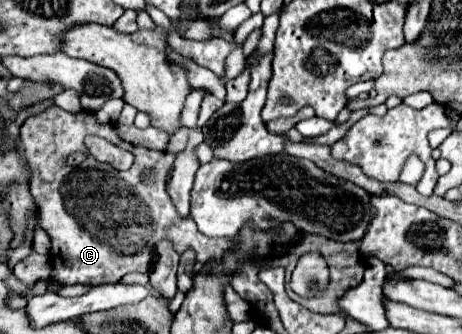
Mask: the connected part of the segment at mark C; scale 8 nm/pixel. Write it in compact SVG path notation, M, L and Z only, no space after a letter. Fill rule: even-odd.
M54 105L54 107L46 109L44 113L26 119L26 123L20 129L20 141L24 145L26 159L32 169L30 195L34 195L34 201L38 203L38 221L50 237L50 263L52 263L50 277L60 285L102 285L102 283L116 283L126 273L132 273L132 271L146 273L152 265L154 247L160 241L170 241L174 251L178 251L178 253L184 253L188 247L192 247L196 251L196 259L200 263L220 261L224 257L224 253L230 251L230 247L238 245L238 241L240 241L238 237L210 239L196 229L196 223L192 219L178 217L176 207L172 205L172 201L166 193L166 179L168 179L168 173L174 163L172 153L130 145L118 137L114 125L98 125L96 117L86 111L68 113ZM86 135L98 135L98 137L130 151L136 157L134 165L128 171L116 171L110 165L96 161L92 155L86 153L86 147L84 147ZM72 153L84 153L86 159L80 165L68 165L66 159ZM148 169L154 171L154 183L142 181L142 175Z

